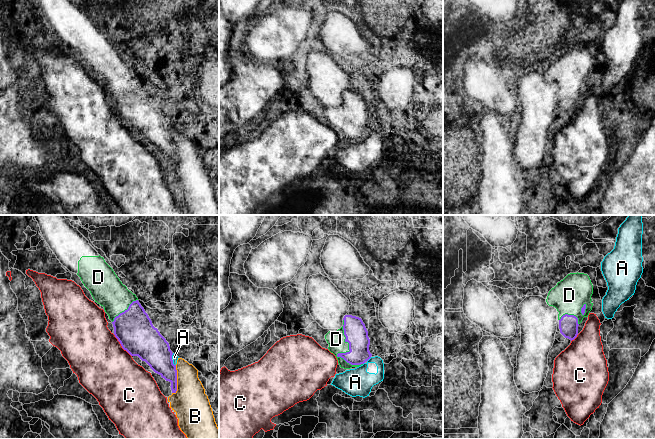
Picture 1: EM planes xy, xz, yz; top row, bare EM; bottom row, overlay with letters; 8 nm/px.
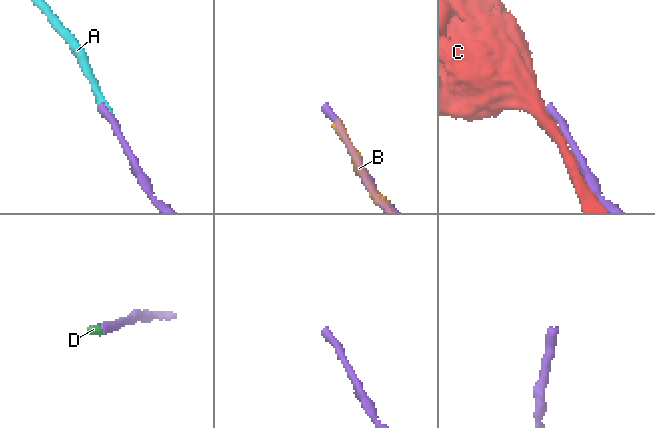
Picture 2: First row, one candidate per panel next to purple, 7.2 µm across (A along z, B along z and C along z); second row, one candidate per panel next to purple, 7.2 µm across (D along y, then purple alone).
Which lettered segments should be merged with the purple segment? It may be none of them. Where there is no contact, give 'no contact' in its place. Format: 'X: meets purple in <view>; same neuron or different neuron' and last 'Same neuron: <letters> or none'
A: meets purple in xz; different neuron
B: meets purple in xy; different neuron
C: meets purple in xy; different neuron
D: meets purple in xz; same neuron
Same neuron: D

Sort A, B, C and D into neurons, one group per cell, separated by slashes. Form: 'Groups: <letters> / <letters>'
Groups: A B / C / D

